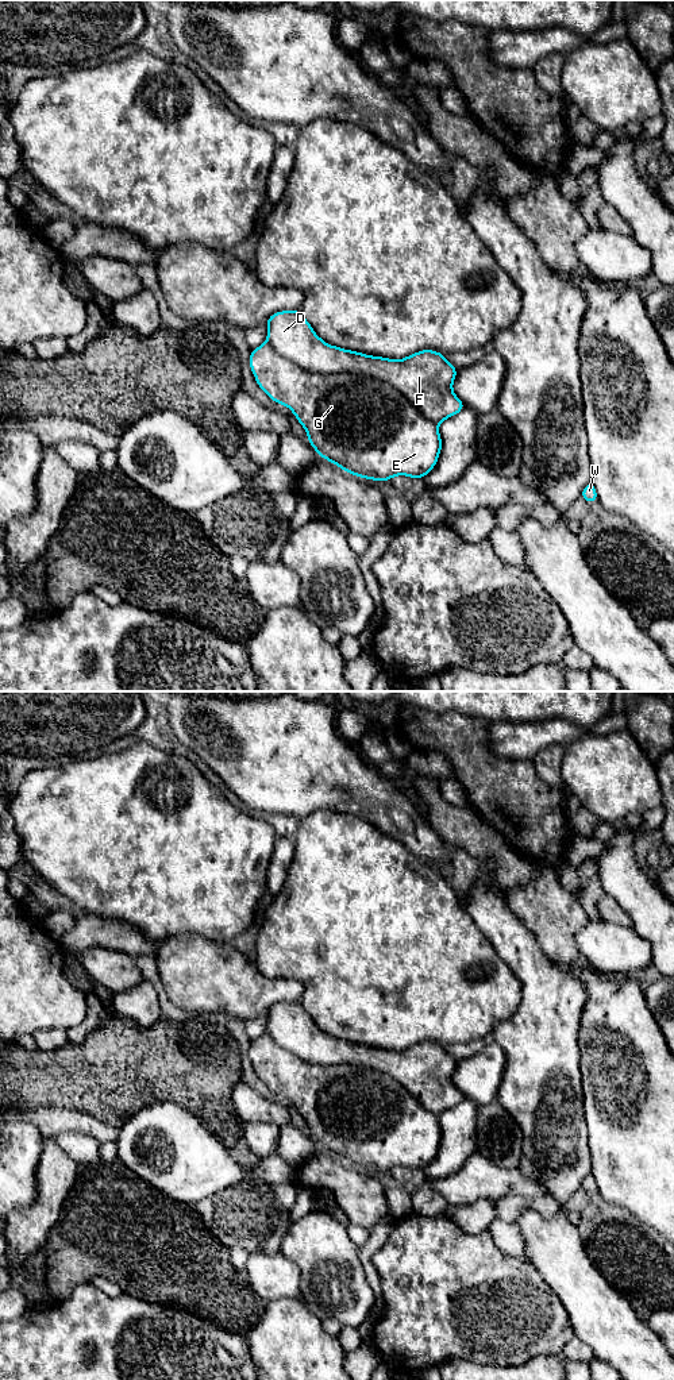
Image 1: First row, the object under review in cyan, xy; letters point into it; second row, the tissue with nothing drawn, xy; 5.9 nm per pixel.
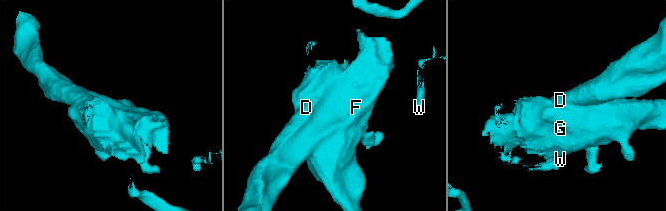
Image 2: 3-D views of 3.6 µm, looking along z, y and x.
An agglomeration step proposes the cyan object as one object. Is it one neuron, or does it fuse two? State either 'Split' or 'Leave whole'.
Leave whole

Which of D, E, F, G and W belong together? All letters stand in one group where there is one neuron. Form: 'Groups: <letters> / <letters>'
Groups: D E F G W

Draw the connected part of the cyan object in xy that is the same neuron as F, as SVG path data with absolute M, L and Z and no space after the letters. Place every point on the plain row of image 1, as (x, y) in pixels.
M300 1002L277 1003L267 1010L266 1017L267 1030L251 1041L249 1059L258 1078L274 1094L294 1105L319 1148L359 1169L380 1173L396 1167L424 1169L435 1159L442 1141L438 1117L465 1099L452 1083L458 1061L443 1045L423 1041L396 1052L330 1037L315 1025Z

